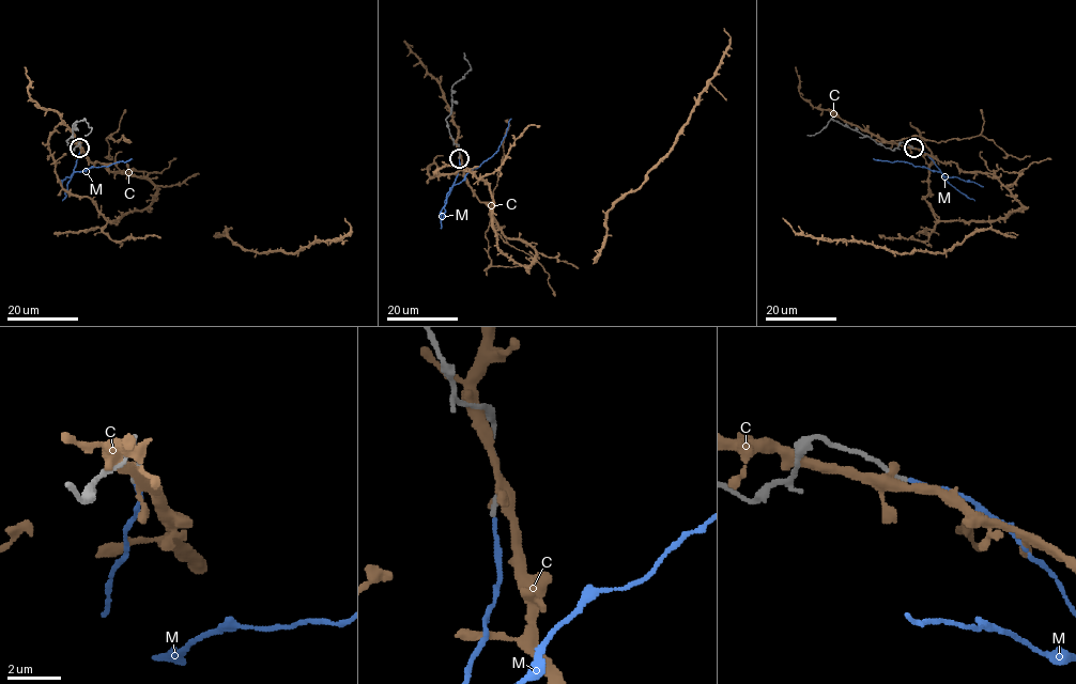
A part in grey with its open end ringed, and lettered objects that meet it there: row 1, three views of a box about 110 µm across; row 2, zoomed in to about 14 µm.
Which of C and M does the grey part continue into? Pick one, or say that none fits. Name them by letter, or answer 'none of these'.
none of these

